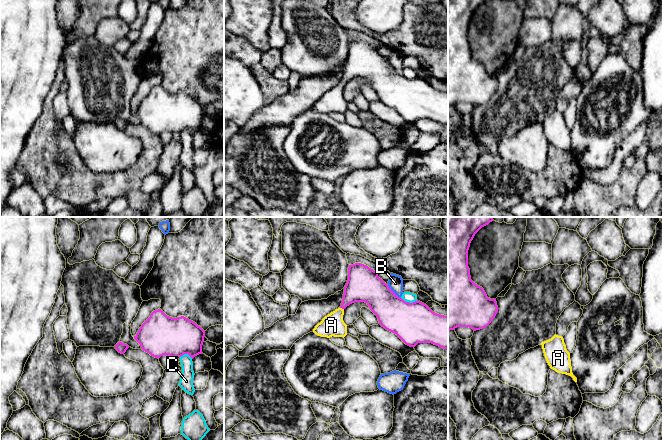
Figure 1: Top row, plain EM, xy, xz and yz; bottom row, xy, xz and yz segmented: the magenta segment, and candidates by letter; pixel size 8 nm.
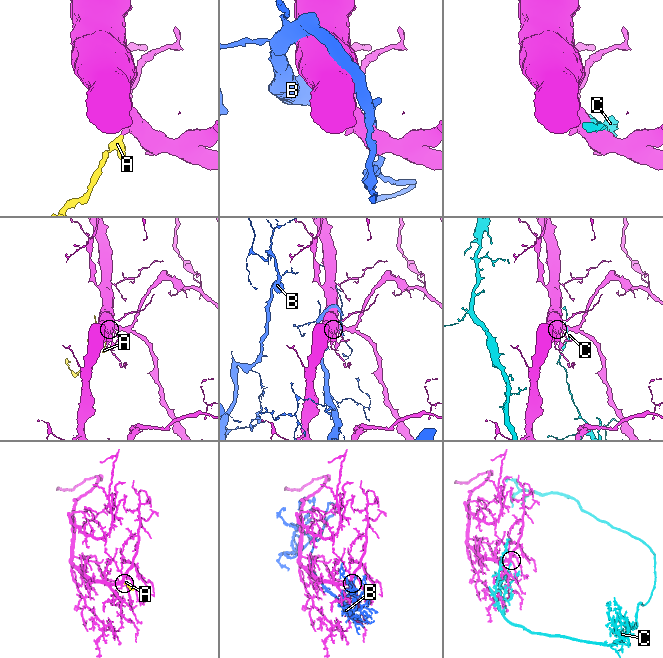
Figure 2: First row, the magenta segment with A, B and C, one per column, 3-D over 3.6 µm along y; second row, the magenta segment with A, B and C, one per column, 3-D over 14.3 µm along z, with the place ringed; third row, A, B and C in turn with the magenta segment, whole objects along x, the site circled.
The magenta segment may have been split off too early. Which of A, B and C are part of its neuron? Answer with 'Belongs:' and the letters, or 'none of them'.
Belongs: A

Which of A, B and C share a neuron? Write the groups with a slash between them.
A / B / C

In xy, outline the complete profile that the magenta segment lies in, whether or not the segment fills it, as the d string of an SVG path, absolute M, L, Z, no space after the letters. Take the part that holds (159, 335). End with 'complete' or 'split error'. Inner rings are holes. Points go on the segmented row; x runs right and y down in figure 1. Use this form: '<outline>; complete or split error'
M158 309L142 324L134 339L155 358L188 354L193 359L202 354L204 337L205 331L195 322L184 316L169 317Z; complete

